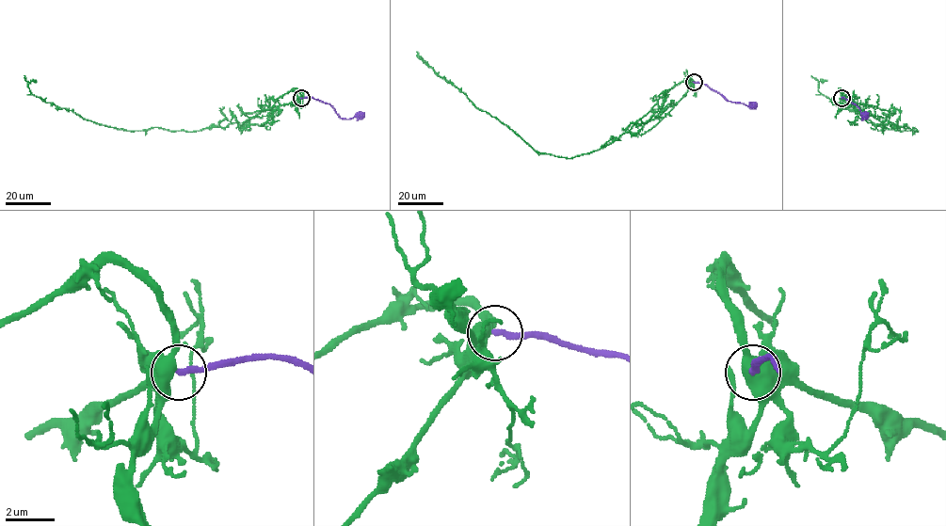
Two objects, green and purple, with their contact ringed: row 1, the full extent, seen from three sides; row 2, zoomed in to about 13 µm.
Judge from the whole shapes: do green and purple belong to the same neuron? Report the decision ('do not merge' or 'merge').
merge

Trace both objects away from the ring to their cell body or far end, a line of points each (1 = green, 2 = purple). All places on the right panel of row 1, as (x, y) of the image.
1: (841, 98), (840, 88), (855, 108), (885, 124), (918, 130), (888, 129), (844, 108), (822, 94), (811, 75)
2: (841, 98), (855, 103), (862, 119), (865, 115)

